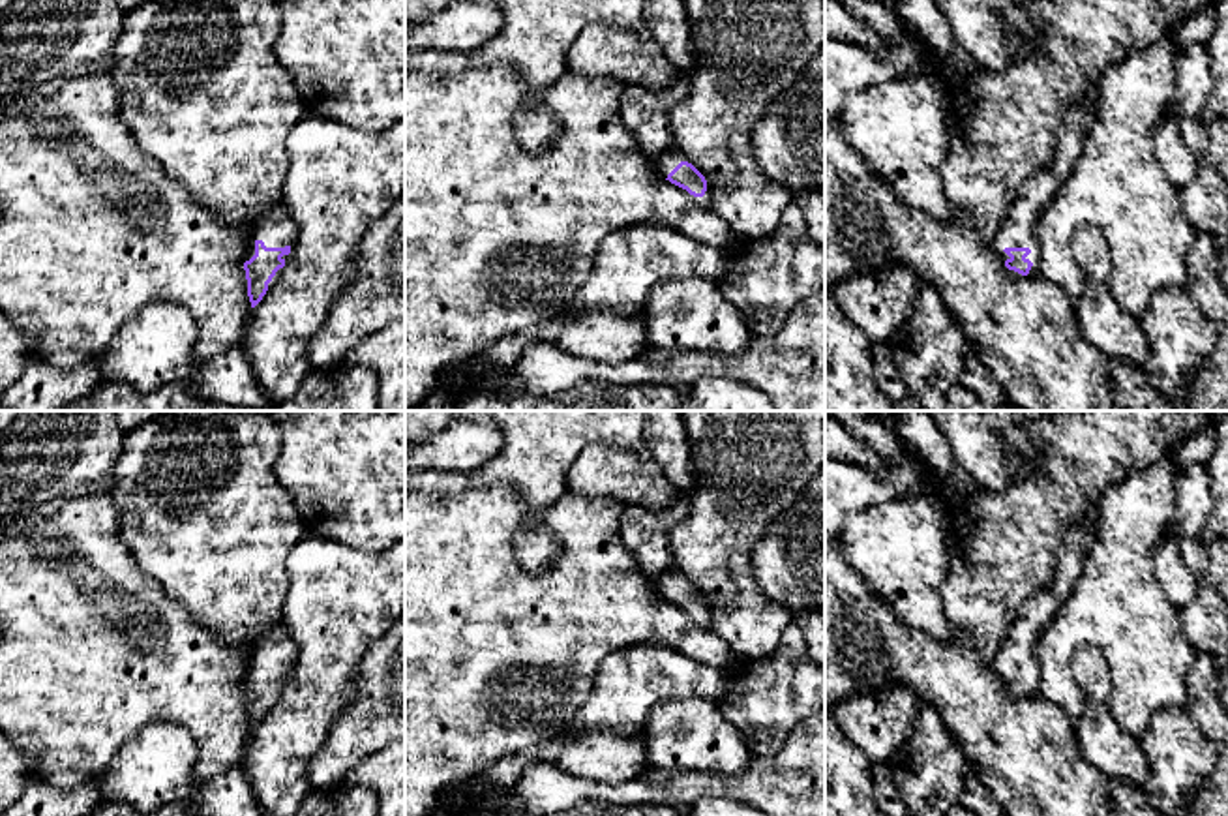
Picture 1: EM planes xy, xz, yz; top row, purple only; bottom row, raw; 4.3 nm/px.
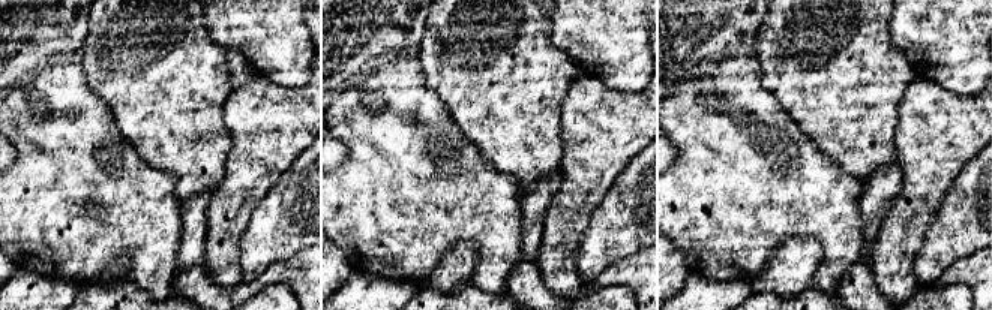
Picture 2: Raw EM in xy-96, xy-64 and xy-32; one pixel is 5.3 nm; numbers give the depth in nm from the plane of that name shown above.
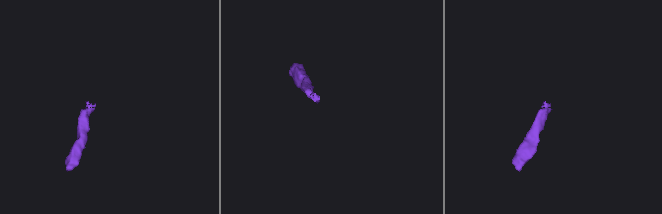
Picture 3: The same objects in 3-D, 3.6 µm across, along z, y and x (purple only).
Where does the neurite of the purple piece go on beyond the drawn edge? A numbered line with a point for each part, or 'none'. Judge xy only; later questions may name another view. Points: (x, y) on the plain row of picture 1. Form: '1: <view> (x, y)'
1: xy (276, 649)

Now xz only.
1: xz (705, 621)

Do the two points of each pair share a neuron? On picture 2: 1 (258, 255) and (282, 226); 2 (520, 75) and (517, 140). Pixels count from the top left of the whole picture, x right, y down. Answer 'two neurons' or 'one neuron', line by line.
1: one neuron
2: one neuron

